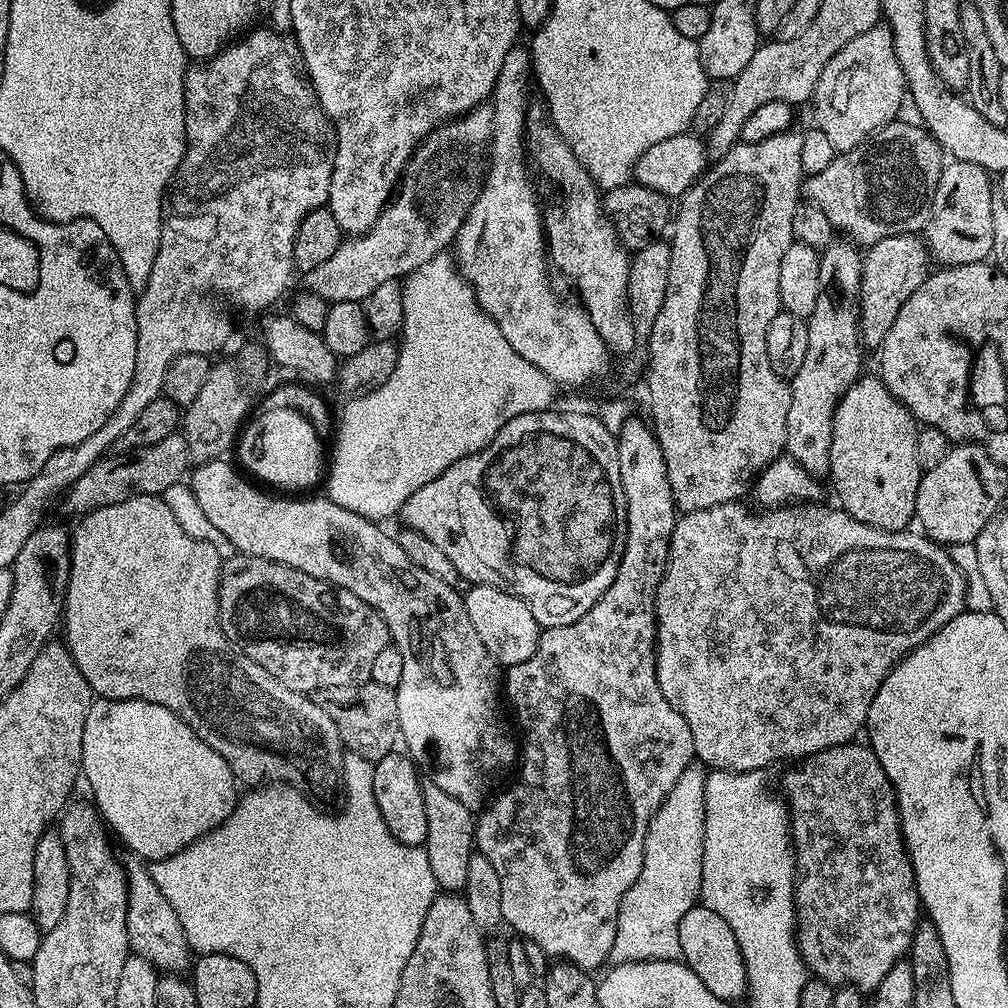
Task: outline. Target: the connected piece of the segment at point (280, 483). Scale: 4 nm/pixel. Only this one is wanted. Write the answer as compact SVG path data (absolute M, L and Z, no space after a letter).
M294 410L261 411L259 415L260 417L258 417L253 424L251 421L251 423L243 429L242 435L239 437L238 452L240 448L241 460L239 460L239 463L243 465L257 481L265 480L265 482L260 482L263 482L265 485L273 484L273 486L268 485L273 489L315 489L312 487L314 487L319 480L321 483L322 473L326 468L326 448L324 452L323 446L320 445L323 444L322 438L316 433L314 426L310 426L310 422L308 422L306 418L302 418L302 414L298 414Z

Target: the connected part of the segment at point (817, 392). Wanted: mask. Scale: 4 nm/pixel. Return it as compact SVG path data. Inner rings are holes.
M844 238L833 239L820 252L820 273L818 282L818 303L814 305L814 314L810 314L808 333L810 338L806 345L806 362L802 362L798 374L790 377L790 414L786 414L786 442L784 447L787 455L799 462L802 470L811 476L824 478L829 475L830 442L834 430L834 414L840 398L846 394L851 384L855 384L862 375L860 369L860 283L862 282L862 252L855 243Z

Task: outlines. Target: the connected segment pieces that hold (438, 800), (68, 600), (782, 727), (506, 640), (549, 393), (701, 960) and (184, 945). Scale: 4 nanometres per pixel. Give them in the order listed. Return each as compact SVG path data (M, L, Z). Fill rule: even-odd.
M431 782L423 785L426 806L426 842L422 845L430 858L430 870L434 870L437 889L448 894L463 893L470 858L476 848L477 817L473 809L462 806L458 798L453 798L442 790L442 786Z
M135 496L134 498L126 498L126 502L114 502L114 506L102 506L98 510L89 512L87 516L79 521L80 524L70 536L70 547L72 549L72 565L68 571L68 589L64 595L64 610L62 613L62 628L64 624L64 636L70 654L74 658L74 662L78 666L78 670L82 670L82 674L86 678L86 682L92 688L93 693L97 697L106 700L135 700L141 705L152 704L155 708L165 708L170 710L178 718L182 718L182 722L186 722L186 726L190 726L194 730L194 734L198 734L198 738L202 738L202 742L206 742L206 746L210 746L210 750L214 750L218 754L222 754L222 758L226 762L226 766L230 766L233 777L241 785L244 786L264 786L269 782L273 784L287 784L290 788L297 788L298 791L307 794L309 797L317 798L316 796L332 796L341 791L342 781L344 778L344 757L346 749L342 738L338 734L338 726L334 726L334 722L330 718L330 714L326 714L326 710L322 710L322 706L316 704L315 699L311 695L295 692L286 686L282 686L282 682L278 682L278 678L274 678L266 670L262 670L262 666L258 666L258 662L254 662L249 656L237 650L232 641L229 640L222 629L220 629L220 565L222 563L218 551L208 541L199 541L198 538L192 538L190 534L182 530L181 523L177 518L174 518L174 513L166 506L163 496Z
M733 502L731 504L719 504L713 508L699 508L696 512L685 512L677 519L674 526L674 534L670 538L670 550L668 551L668 561L662 582L658 586L656 595L656 673L658 674L658 686L662 686L662 694L666 694L666 702L678 710L686 718L686 726L690 726L690 738L694 738L694 750L696 760L717 772L758 772L768 770L771 764L776 764L779 760L792 760L788 762L799 762L805 756L813 756L827 748L833 748L839 744L847 744L855 741L856 736L861 735L862 729L868 723L870 714L870 702L874 702L874 694L882 686L884 679L892 673L894 665L909 656L918 646L922 646L935 632L942 630L946 622L950 622L954 617L965 611L964 602L964 574L952 560L951 551L947 547L935 544L927 536L916 530L905 530L902 532L887 532L881 528L875 528L869 524L863 524L853 516L839 507L823 508L820 502L801 502L795 506L772 506L767 510L760 510L755 516L744 502Z
M474 584L463 593L466 614L482 638L482 646L500 666L511 666L526 662L540 641L542 631L527 602L517 593L506 588L495 588L492 584Z
M441 254L430 258L430 262L426 262L426 266L418 266L418 270L411 272L403 281L403 285L404 326L402 335L398 340L400 350L398 362L394 366L390 378L386 378L386 382L382 382L382 386L378 386L372 392L366 392L349 399L352 401L345 406L344 413L341 416L339 413L338 427L334 432L336 449L333 452L331 449L330 467L326 472L326 484L328 480L326 495L329 500L338 502L338 506L346 506L346 510L354 510L354 514L358 514L362 518L377 522L384 522L387 516L395 517L399 513L400 507L406 502L406 498L410 498L410 494L414 494L414 490L426 486L426 482L434 482L434 478L438 478L450 466L454 466L456 460L466 458L475 452L481 452L482 449L488 447L492 443L492 439L498 434L498 430L502 430L502 426L506 426L506 422L510 422L522 414L549 411L553 407L552 399L558 392L557 385L552 383L551 378L542 374L542 370L538 370L538 366L530 366L530 362L526 362L526 358L522 358L522 354L518 354L518 350L514 350L514 346L510 346L510 342L506 342L502 330L498 330L496 323L484 313L482 306L476 301L474 290L464 279L451 255Z
M700 910L695 916L678 922L678 942L682 942L683 963L687 964L690 970L694 970L698 978L702 978L702 983L706 985L706 990L710 990L710 994L729 1002L742 998L744 1000L750 983L747 980L748 970L743 962L742 950L738 946L738 939L734 938L734 931L713 912Z
M128 858L123 861L128 878L128 909L126 910L126 930L128 946L135 955L146 958L164 974L184 974L194 963L192 947L186 942L182 922L174 914L174 906L166 899L166 894L154 886L154 878L146 867L145 861L139 858Z

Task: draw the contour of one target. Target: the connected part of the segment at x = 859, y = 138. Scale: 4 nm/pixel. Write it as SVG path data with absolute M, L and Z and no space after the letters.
M883 23L875 24L866 34L858 34L826 62L822 78L818 78L811 103L816 104L812 116L814 127L822 130L836 153L854 150L863 140L871 138L879 128L897 119L900 103L906 100L906 85L898 54L894 52L892 32Z

